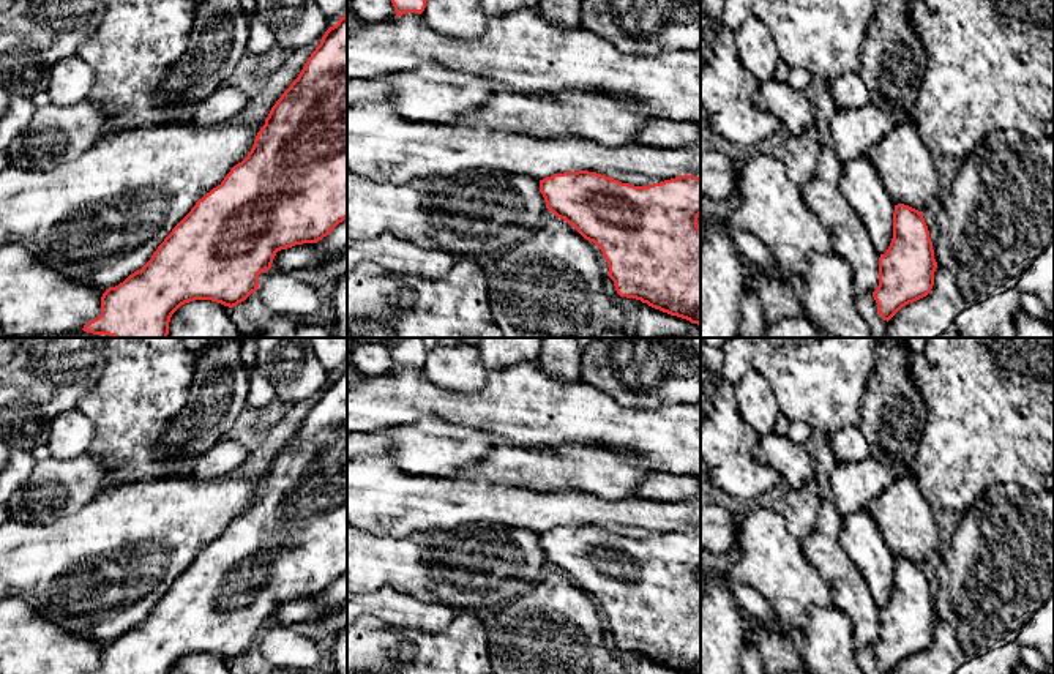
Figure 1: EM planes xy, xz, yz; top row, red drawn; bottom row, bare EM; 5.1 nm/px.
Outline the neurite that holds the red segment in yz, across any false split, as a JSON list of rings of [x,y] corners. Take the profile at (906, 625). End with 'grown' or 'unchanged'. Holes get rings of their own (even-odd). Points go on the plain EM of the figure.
[[[904,557],[895,559],[893,592],[879,611],[879,639],[873,646],[880,671],[890,674],[903,660],[926,650],[936,622],[923,567]]]; unchanged

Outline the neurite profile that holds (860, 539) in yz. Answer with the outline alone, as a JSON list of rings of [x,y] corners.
[[[866,508],[843,516],[839,545],[862,573],[879,608],[885,608],[893,592],[895,556]]]

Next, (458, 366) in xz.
[[[439,344],[428,350],[423,374],[442,388],[478,391],[484,387],[488,369],[480,350],[472,344]]]

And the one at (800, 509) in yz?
[[[811,478],[800,489],[787,489],[779,513],[787,522],[787,530],[802,541],[816,526],[819,510],[819,488],[816,478]]]

